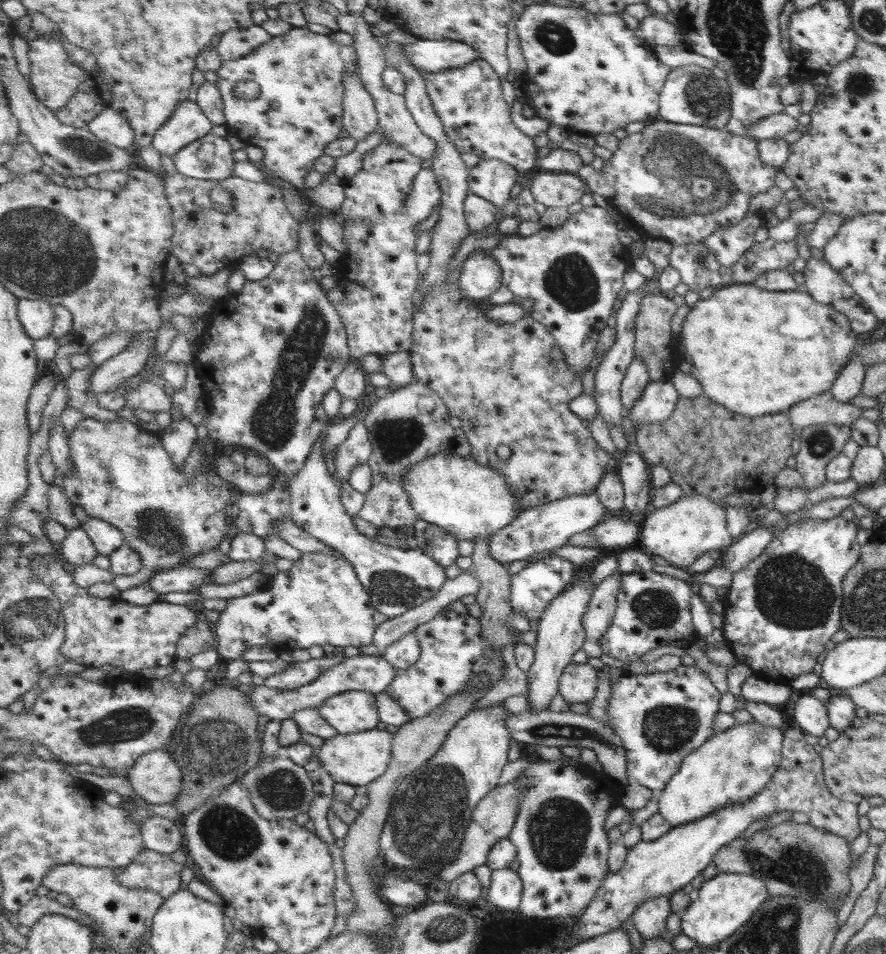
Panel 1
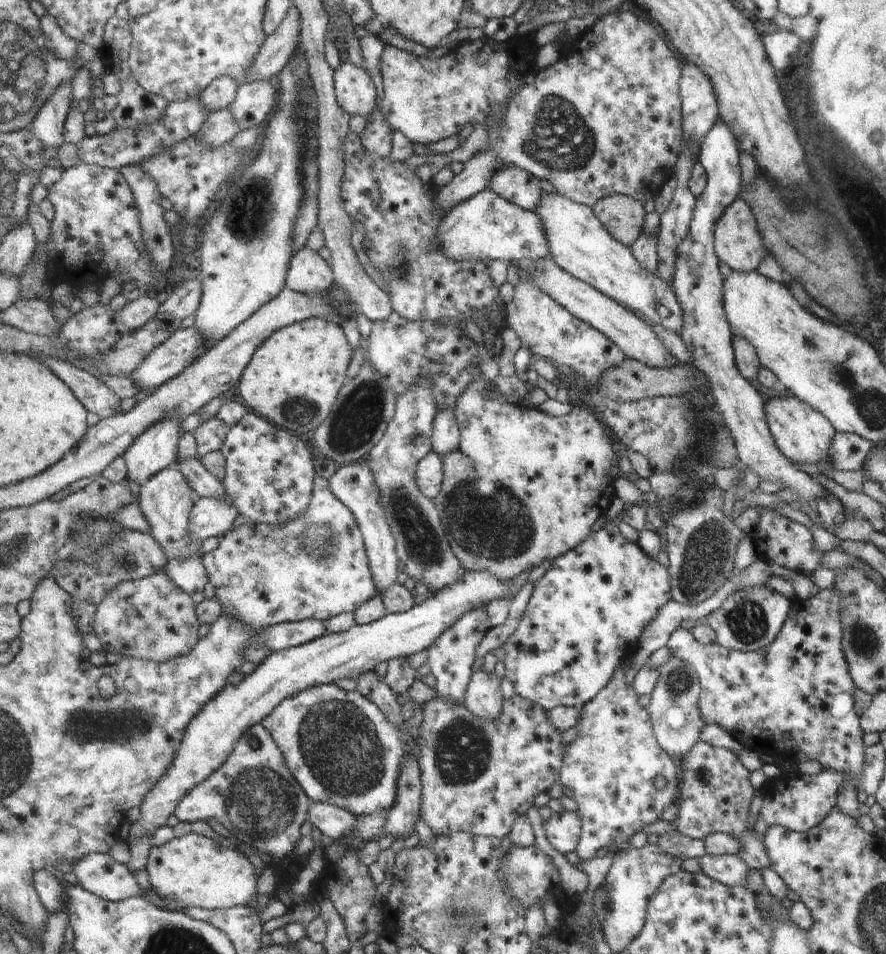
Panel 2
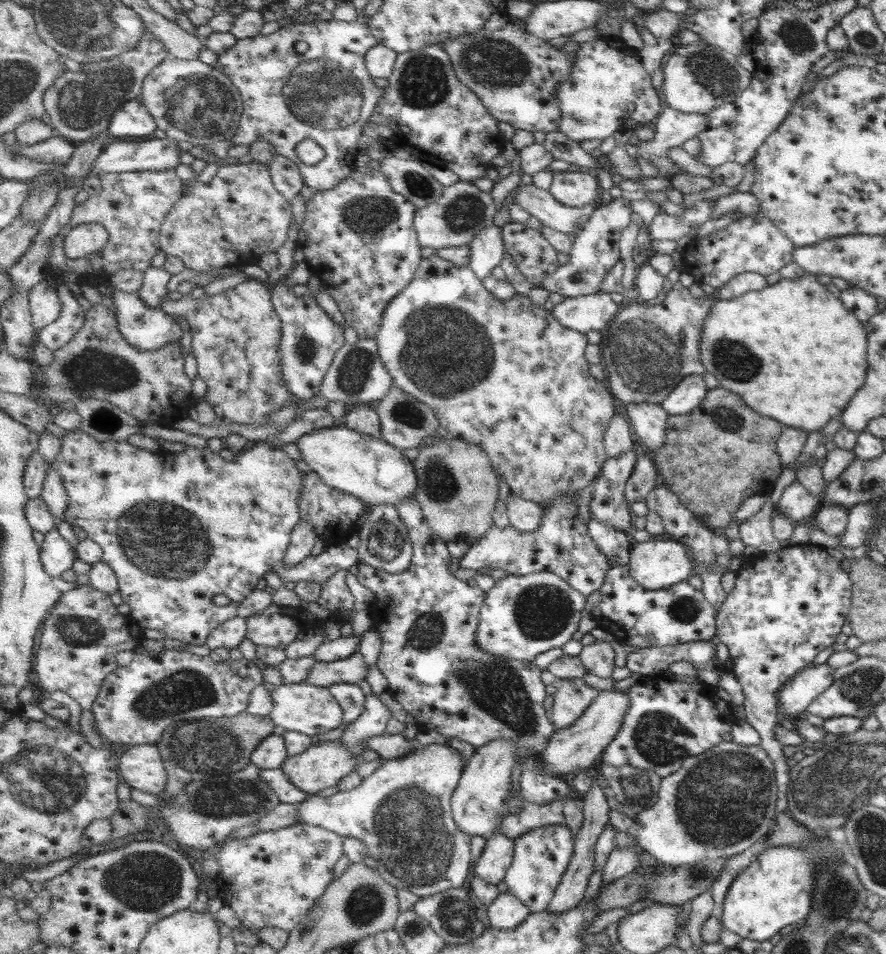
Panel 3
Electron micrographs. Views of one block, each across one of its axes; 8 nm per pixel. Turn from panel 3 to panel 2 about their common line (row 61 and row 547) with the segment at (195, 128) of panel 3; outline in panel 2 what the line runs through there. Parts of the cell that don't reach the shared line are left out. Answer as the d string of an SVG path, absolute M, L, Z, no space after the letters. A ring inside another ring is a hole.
M177 467L167 468L153 478L149 478L143 486L140 486L140 498L138 505L146 514L147 522L151 523L151 534L163 546L165 554L169 556L167 560L185 556L185 558L202 558L199 552L203 541L191 540L191 522L193 522L193 510L197 506L199 496L193 486L189 484L186 474Z

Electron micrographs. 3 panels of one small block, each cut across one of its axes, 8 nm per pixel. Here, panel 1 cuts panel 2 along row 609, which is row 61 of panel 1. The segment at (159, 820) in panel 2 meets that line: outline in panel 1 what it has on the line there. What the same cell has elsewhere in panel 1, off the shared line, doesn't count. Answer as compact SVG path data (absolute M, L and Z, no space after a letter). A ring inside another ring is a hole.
M418 40L412 45L404 45L404 50L410 57L411 63L419 69L419 71L427 74L439 72L451 68L463 68L471 62L475 62L482 58L482 54L478 52L475 46L470 46L457 40Z

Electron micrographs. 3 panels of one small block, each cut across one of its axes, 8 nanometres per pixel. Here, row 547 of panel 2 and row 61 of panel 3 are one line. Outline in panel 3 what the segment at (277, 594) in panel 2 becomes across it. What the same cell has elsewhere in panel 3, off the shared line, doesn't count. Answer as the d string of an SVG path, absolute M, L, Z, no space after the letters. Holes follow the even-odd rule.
M358 12L358 18L354 22L334 18L330 21L318 19L311 25L281 27L267 36L239 39L235 47L219 55L215 68L234 81L242 92L245 103L242 123L237 134L231 138L231 144L251 146L259 139L269 141L275 145L277 153L295 161L307 186L317 191L329 190L351 175L355 169L363 128L369 123L371 116L374 116L379 99L383 99L385 91L385 88L375 86L366 65L367 52L379 44L378 38L371 32L371 20L363 12ZM297 42L307 43L308 50L304 54L295 50ZM305 139L315 140L326 152L325 158L312 167L305 164L297 154L297 145Z

